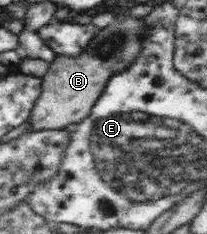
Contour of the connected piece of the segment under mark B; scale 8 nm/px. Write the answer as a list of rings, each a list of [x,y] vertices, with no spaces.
[[[115,18],[108,28],[98,32],[98,36],[80,56],[58,55],[44,76],[43,94],[34,101],[28,116],[29,128],[35,131],[60,131],[65,126],[82,122],[104,93],[108,81],[137,60],[147,27],[138,18]]]

